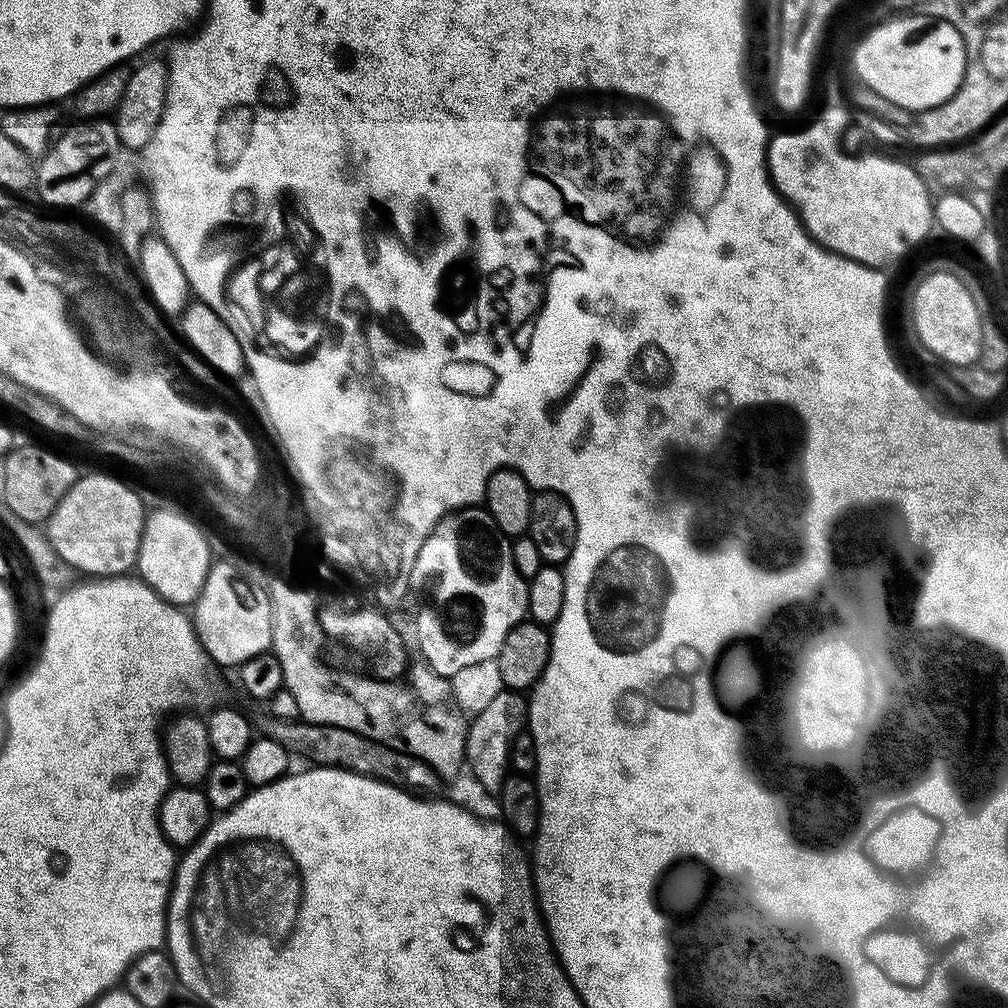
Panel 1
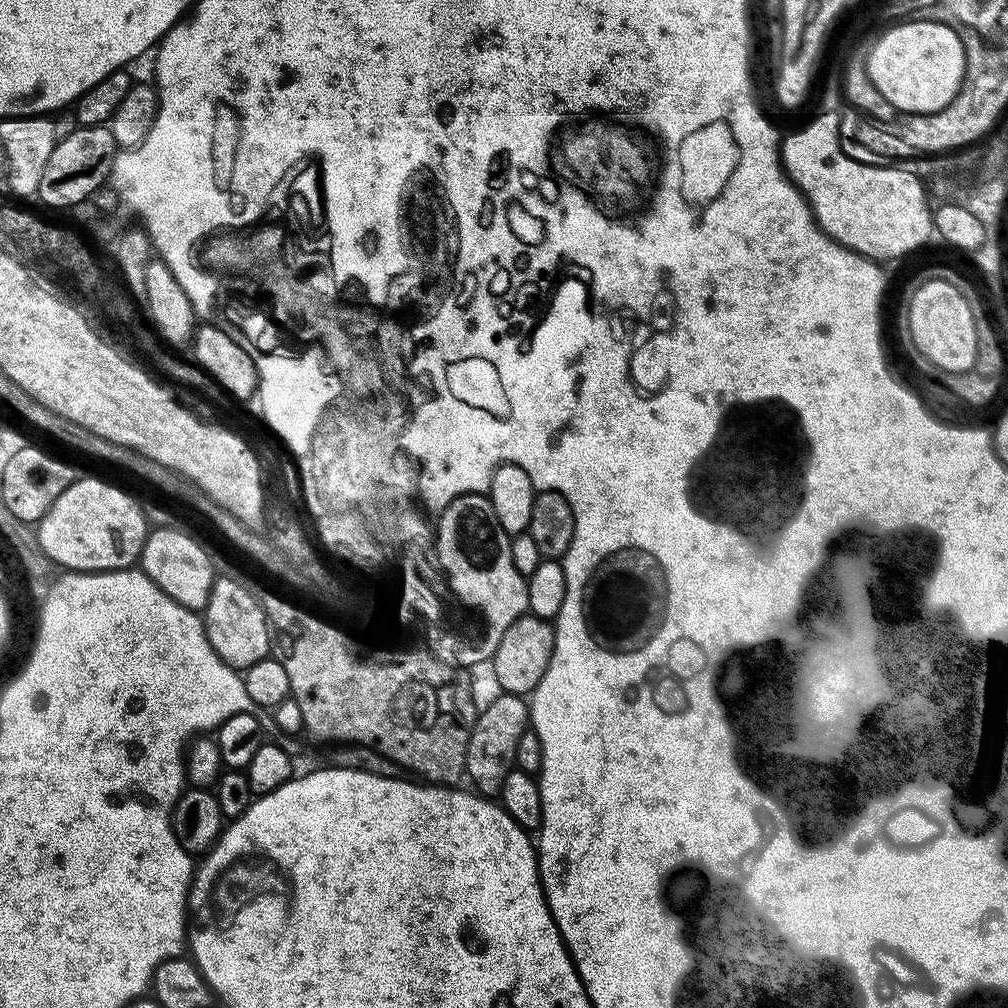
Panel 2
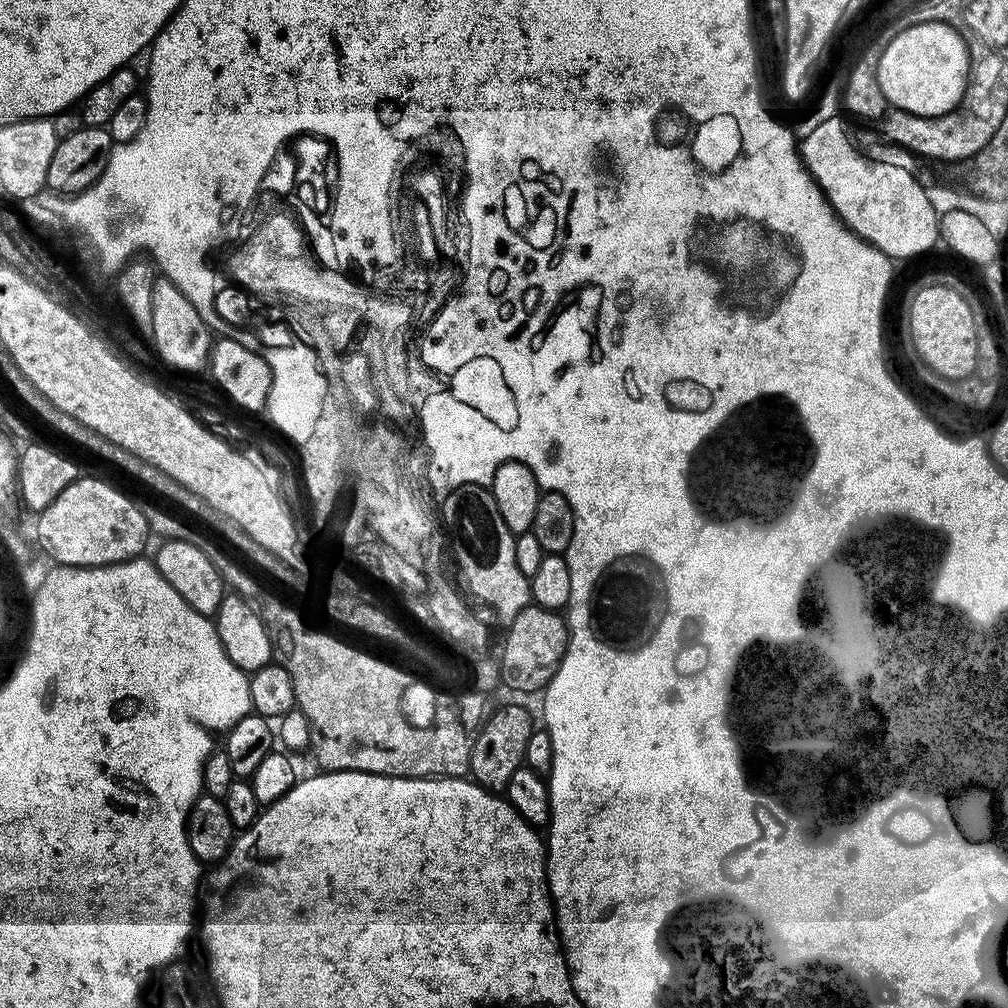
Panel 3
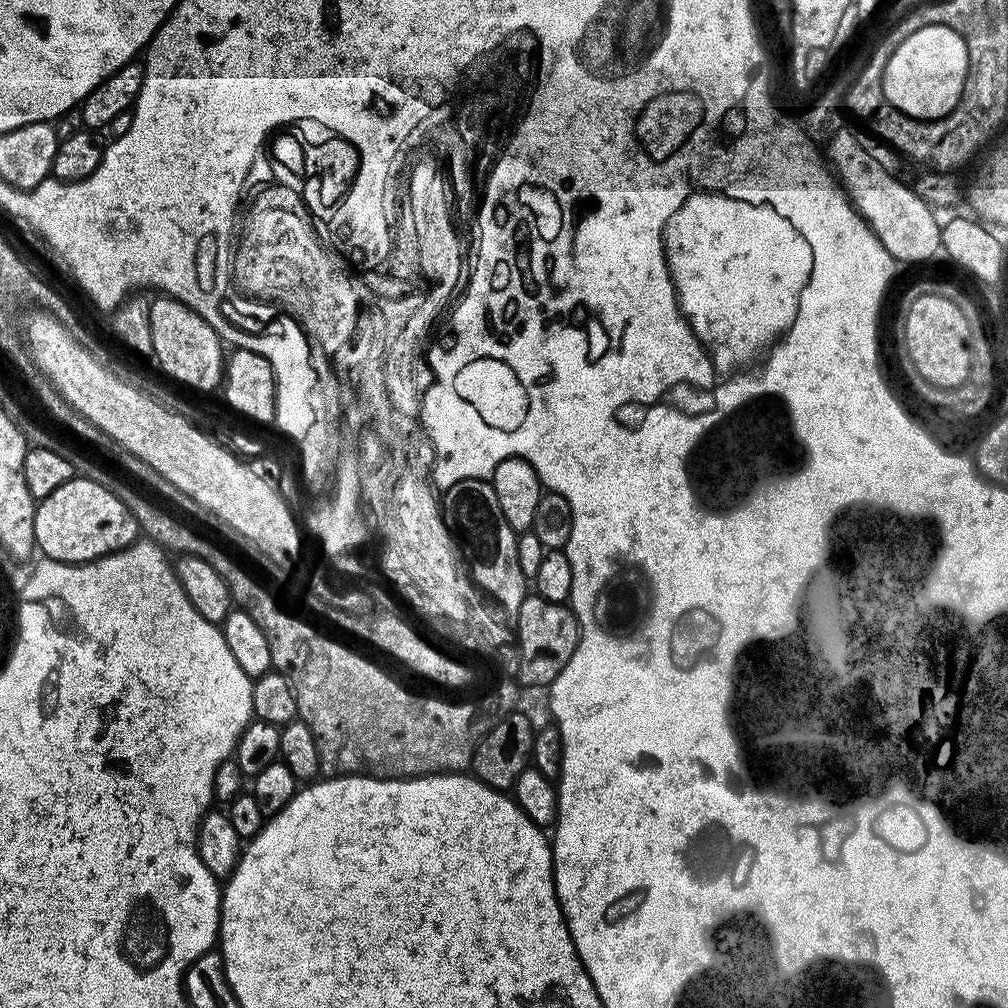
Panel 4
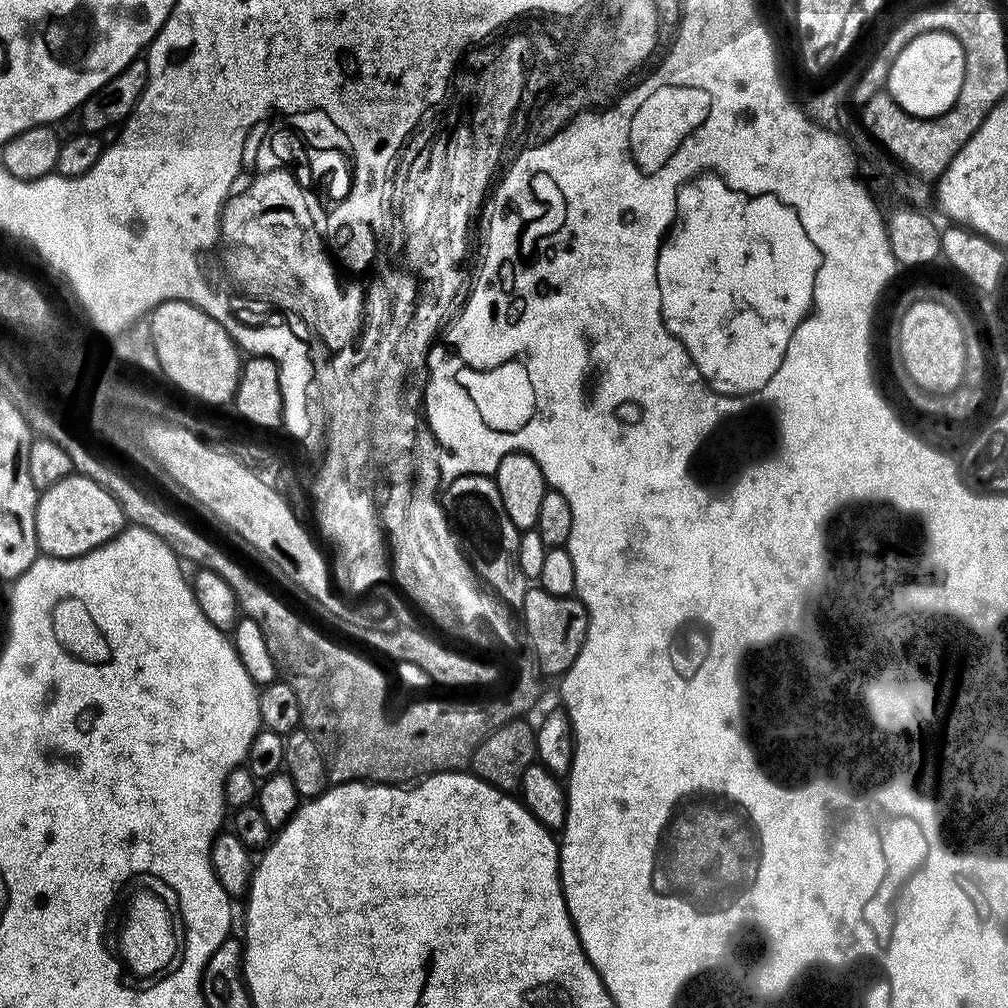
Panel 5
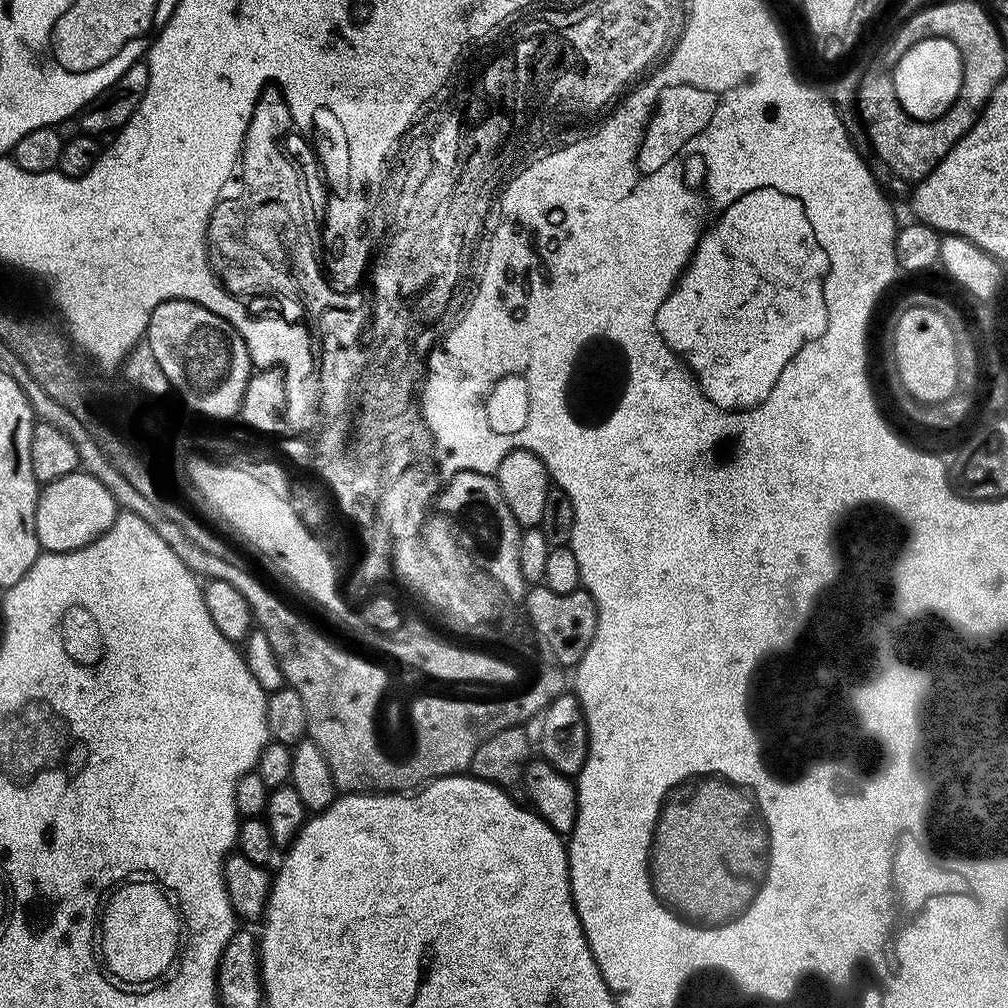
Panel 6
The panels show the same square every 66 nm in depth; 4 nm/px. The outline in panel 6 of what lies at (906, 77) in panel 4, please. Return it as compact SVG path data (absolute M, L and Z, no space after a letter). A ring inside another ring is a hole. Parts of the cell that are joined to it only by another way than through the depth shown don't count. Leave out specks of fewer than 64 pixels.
M937 36L921 38L895 61L896 72L891 73L896 97L915 120L934 120L948 111L960 89L960 51L954 42Z

